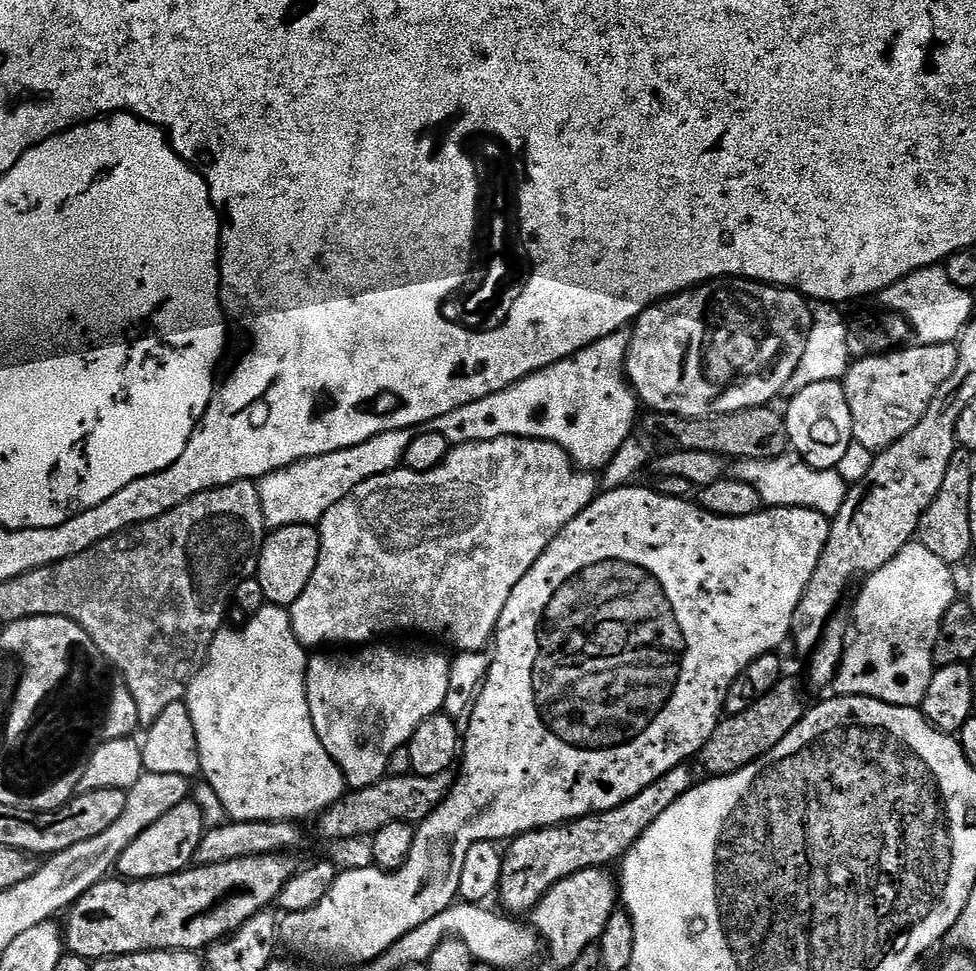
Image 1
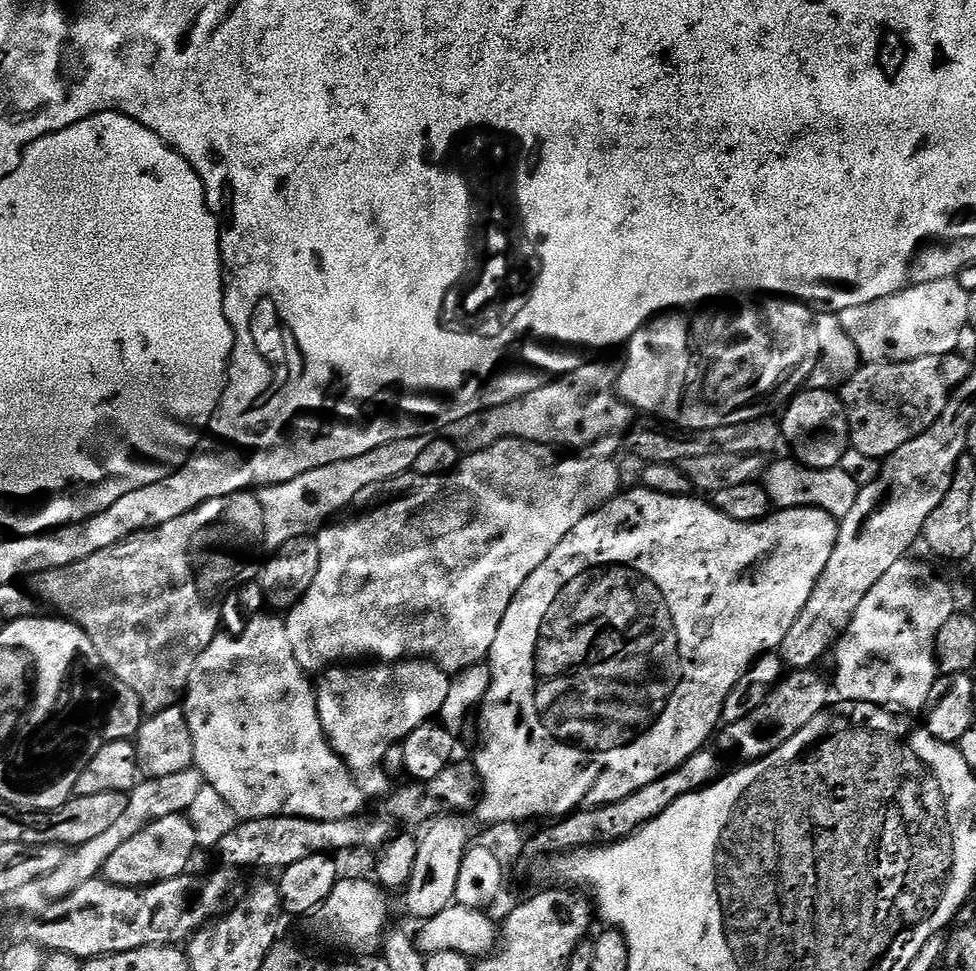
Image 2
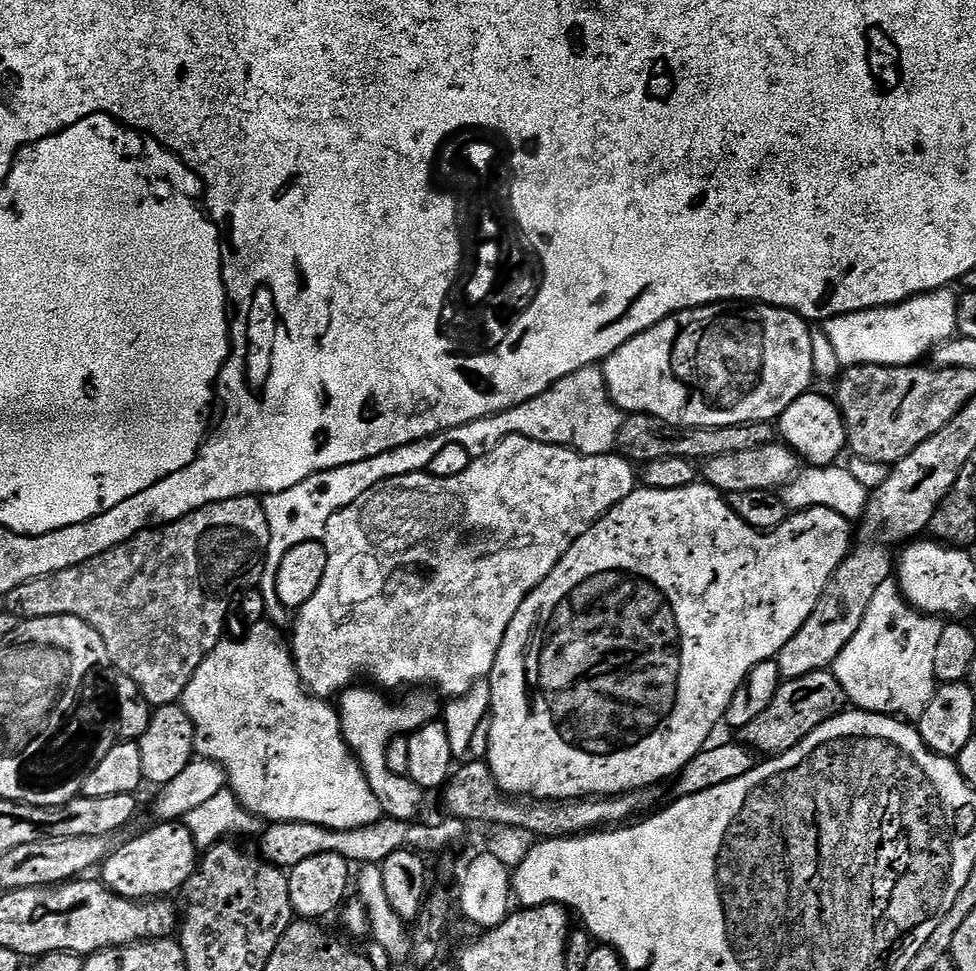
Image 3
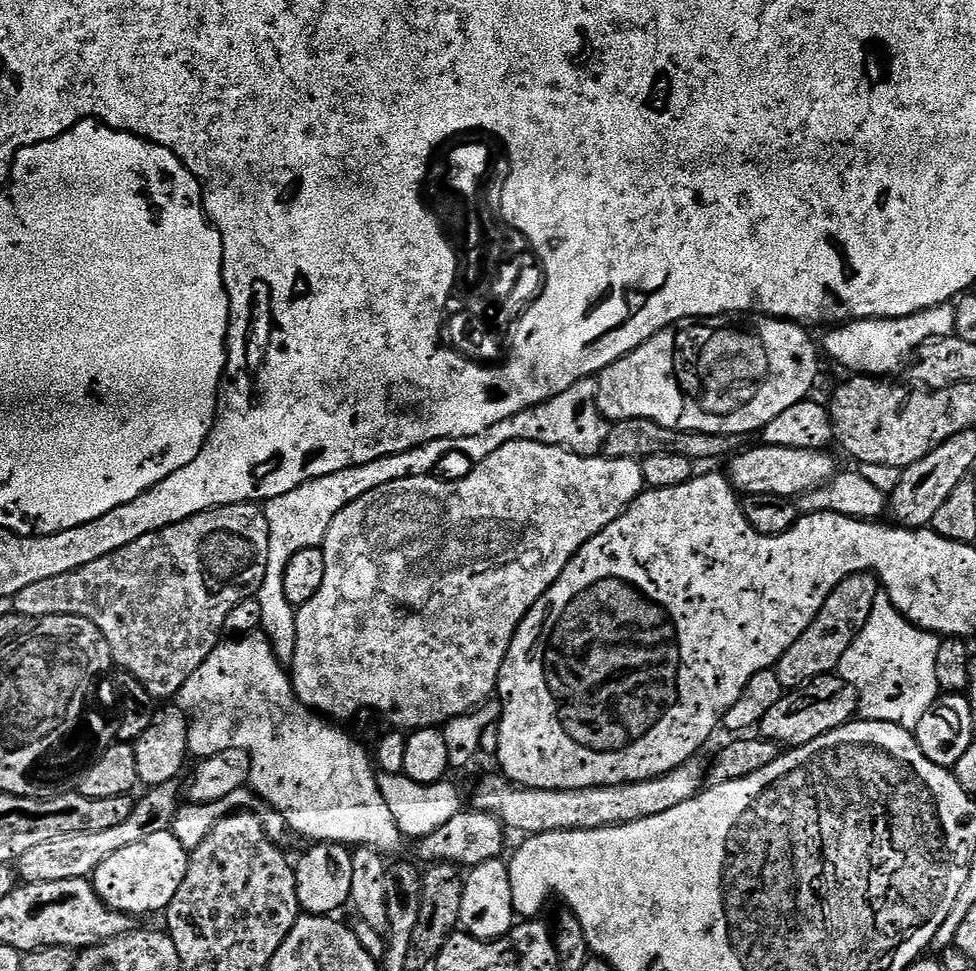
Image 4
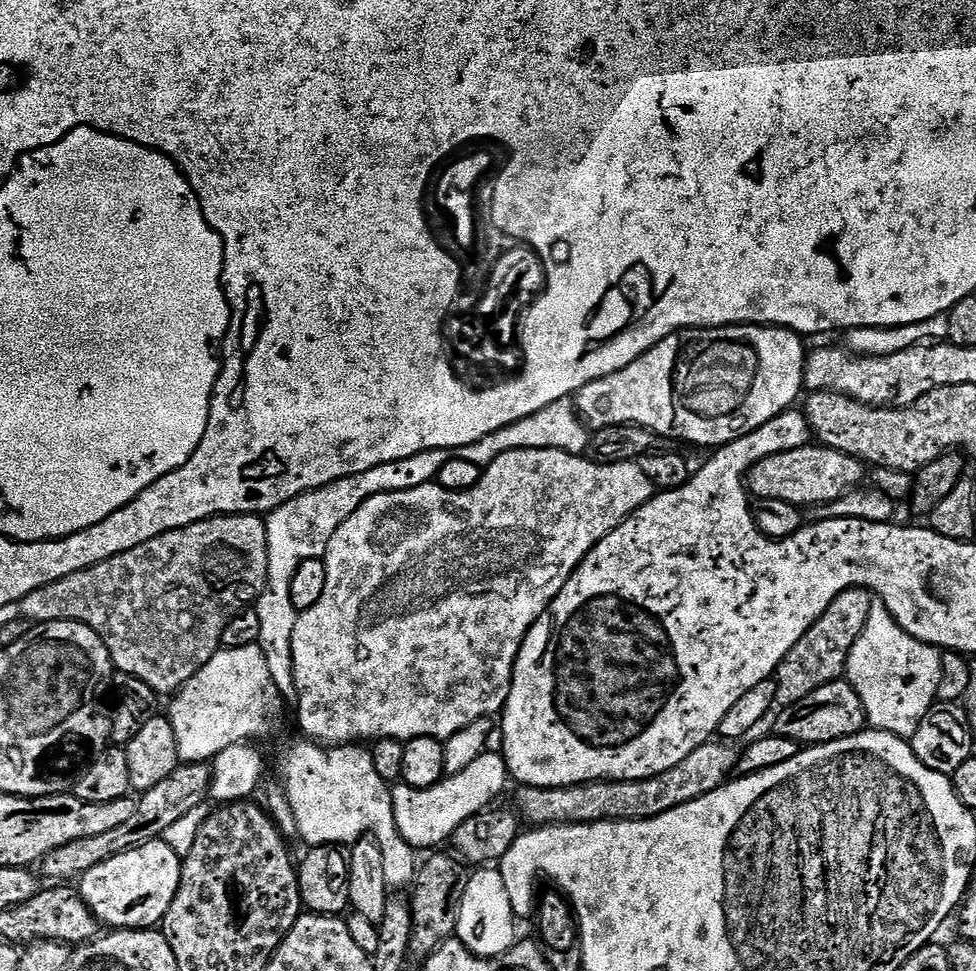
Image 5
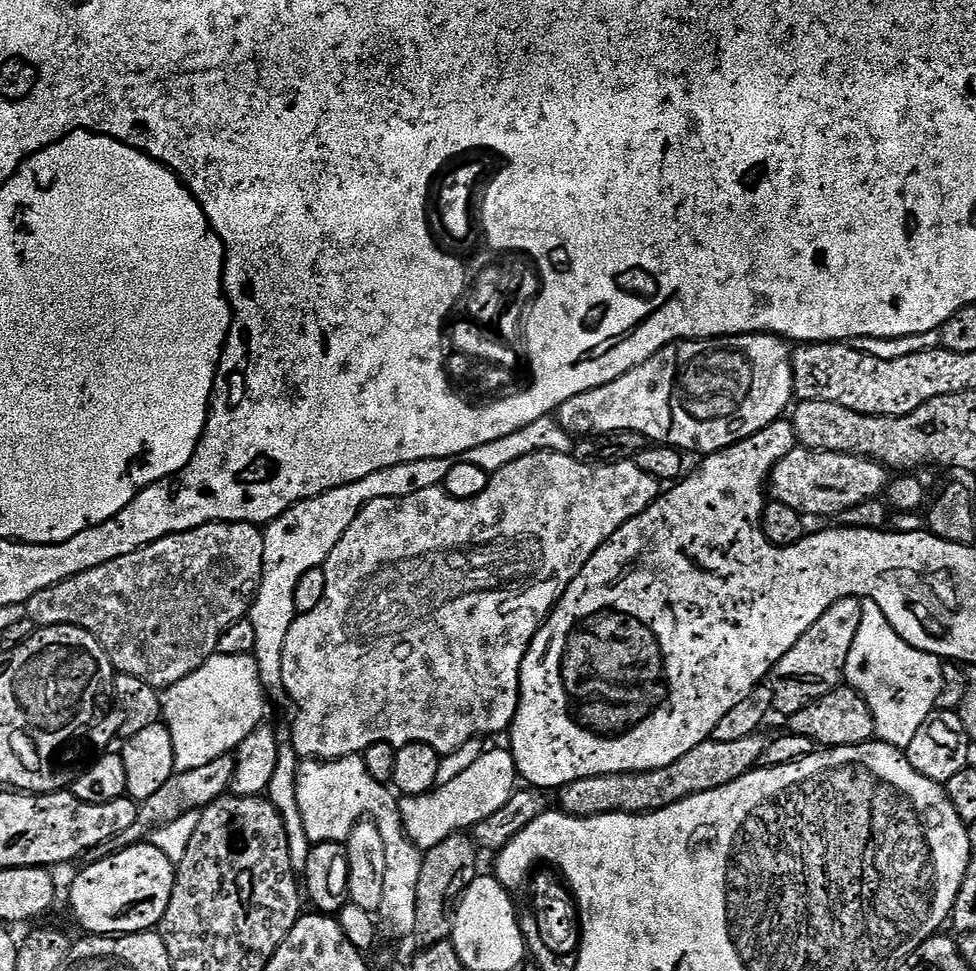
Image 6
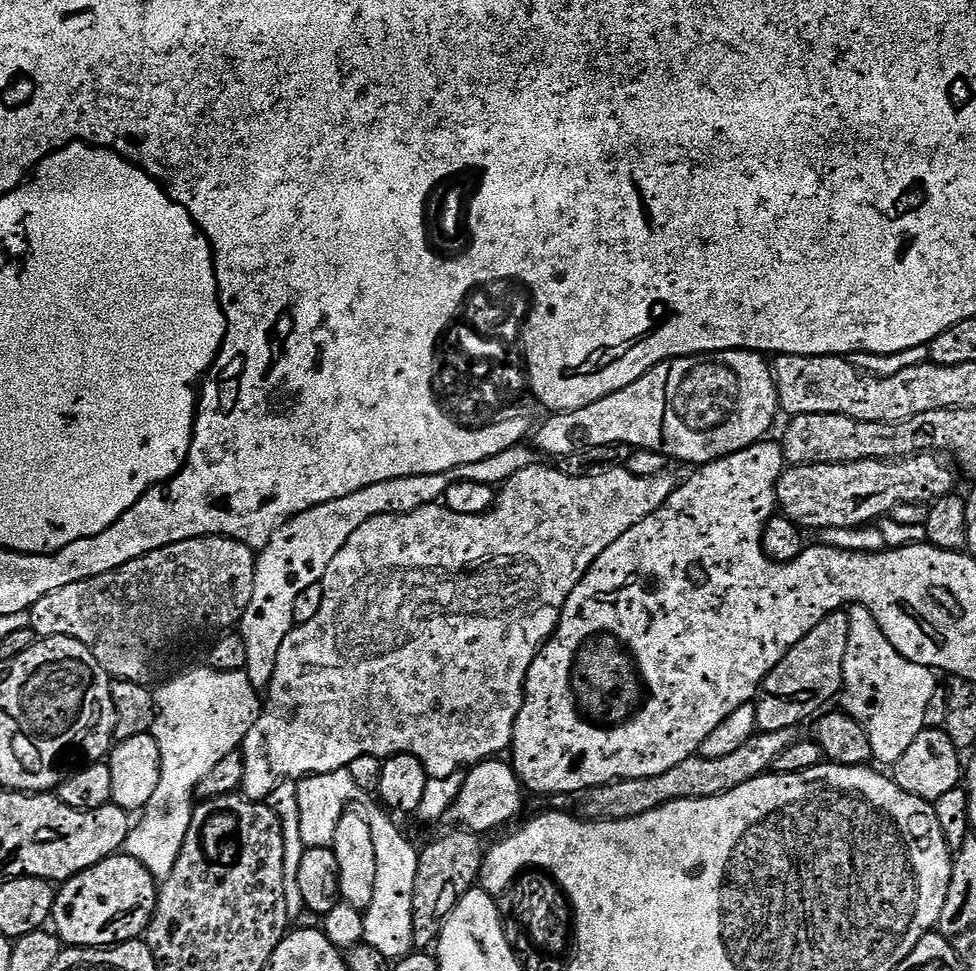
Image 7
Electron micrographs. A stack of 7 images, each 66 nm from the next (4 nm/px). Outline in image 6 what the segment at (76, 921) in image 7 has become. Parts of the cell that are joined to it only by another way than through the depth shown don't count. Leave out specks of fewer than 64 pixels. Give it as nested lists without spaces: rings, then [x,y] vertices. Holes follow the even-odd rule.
[[[141,842],[139,844],[131,844],[129,848],[121,848],[113,851],[113,856],[108,856],[105,860],[96,860],[93,864],[88,864],[76,877],[72,880],[72,889],[68,892],[68,904],[72,907],[72,916],[85,929],[85,933],[93,936],[128,936],[131,932],[150,932],[159,925],[160,919],[166,914],[166,910],[170,906],[170,898],[174,890],[174,882],[176,881],[177,865],[166,856],[160,849],[156,849],[149,842]]]

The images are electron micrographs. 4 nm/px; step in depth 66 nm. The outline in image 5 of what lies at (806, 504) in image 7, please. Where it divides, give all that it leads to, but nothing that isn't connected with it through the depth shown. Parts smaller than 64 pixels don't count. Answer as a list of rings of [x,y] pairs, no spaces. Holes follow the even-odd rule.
[[[805,446],[799,448],[798,450],[786,450],[782,454],[774,454],[773,456],[767,456],[766,458],[762,458],[756,464],[752,466],[752,469],[749,470],[748,475],[746,477],[746,487],[756,500],[769,500],[770,498],[778,498],[782,502],[790,502],[791,504],[797,506],[805,506],[804,504],[810,504],[809,506],[819,506],[833,503],[838,499],[842,499],[844,495],[846,495],[851,489],[859,489],[861,487],[862,482],[860,479],[865,479],[866,476],[866,468],[861,461],[855,460],[853,456],[847,456],[846,454],[842,454],[838,450],[834,450],[833,448],[825,448],[823,446],[815,446],[816,448],[812,448],[813,446]]]

